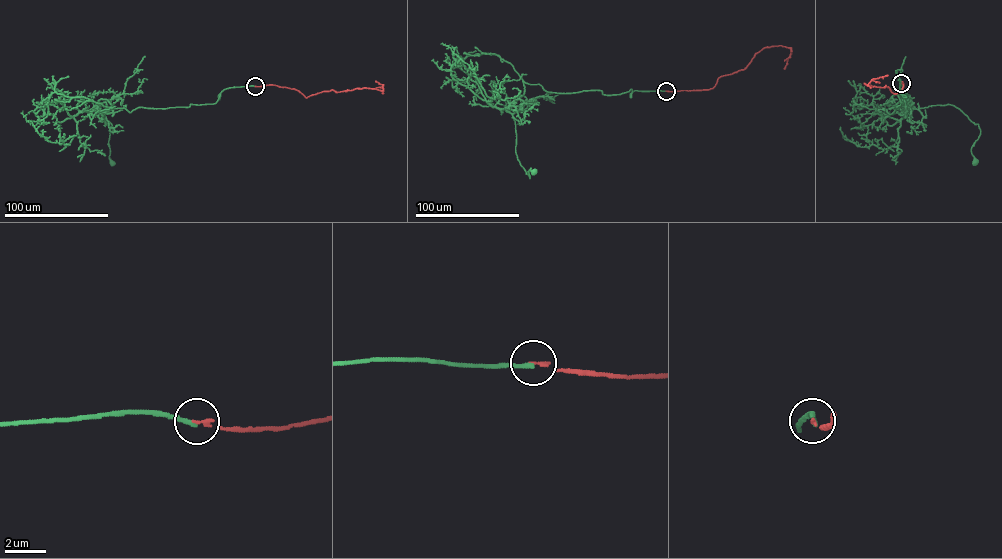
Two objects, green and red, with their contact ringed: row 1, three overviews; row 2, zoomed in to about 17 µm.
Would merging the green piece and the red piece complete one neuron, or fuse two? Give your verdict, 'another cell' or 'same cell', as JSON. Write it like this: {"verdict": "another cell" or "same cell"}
{"verdict": "same cell"}

